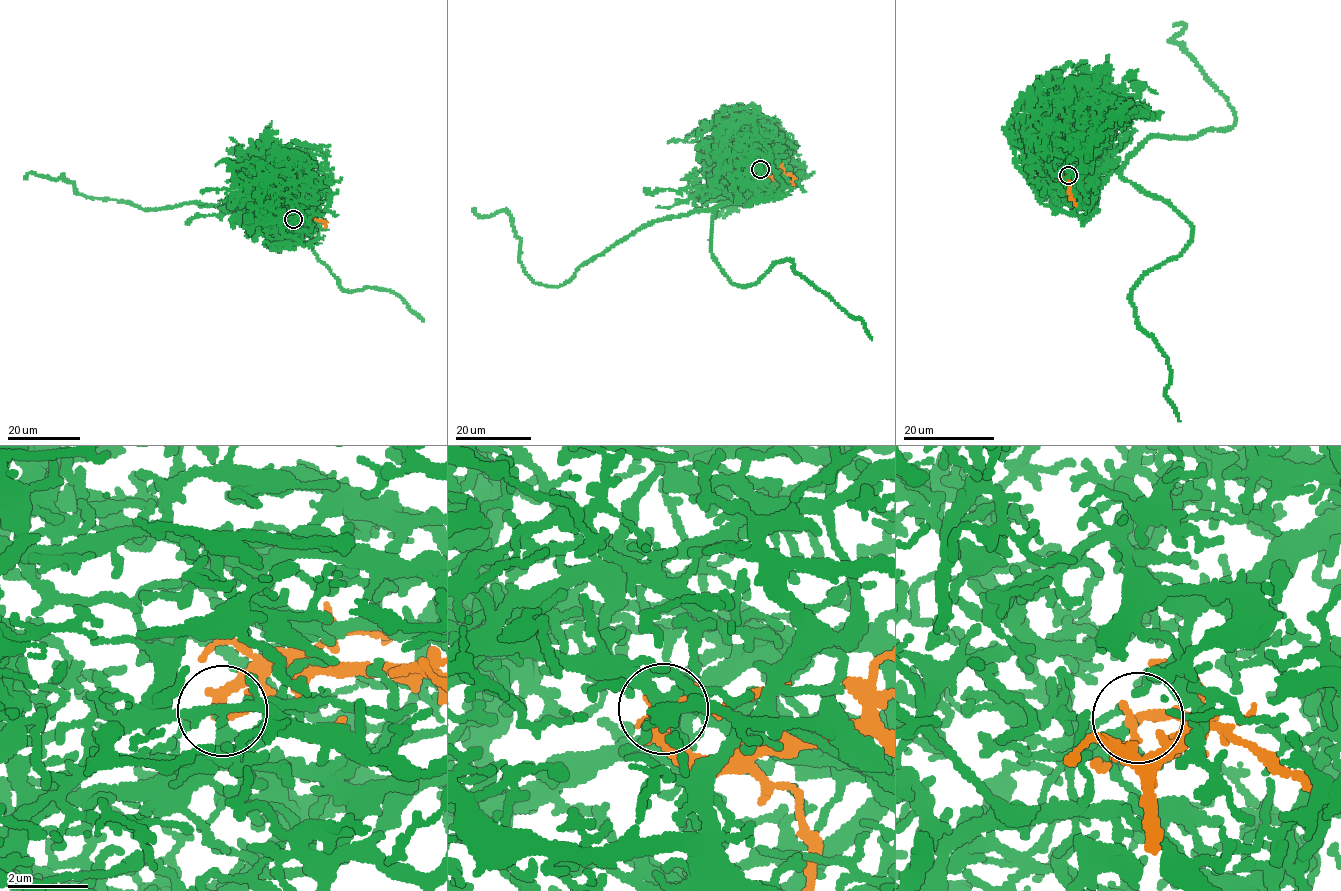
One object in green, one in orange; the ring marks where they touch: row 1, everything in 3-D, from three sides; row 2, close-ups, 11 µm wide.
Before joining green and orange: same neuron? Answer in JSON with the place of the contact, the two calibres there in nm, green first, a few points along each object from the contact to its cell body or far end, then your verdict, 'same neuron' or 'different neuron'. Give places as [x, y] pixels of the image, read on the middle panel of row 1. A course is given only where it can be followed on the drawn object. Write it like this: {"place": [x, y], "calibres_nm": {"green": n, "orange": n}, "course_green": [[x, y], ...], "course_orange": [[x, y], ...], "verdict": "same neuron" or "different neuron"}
{"place": [760, 169], "calibres_nm": {"green": 220, "orange": 240}, "course_green": [[760, 169], [775, 196], [652, 221], [555, 286], [533, 282], [504, 211], [479, 215], [472, 209]], "course_orange": [[760, 169], [765, 175], [791, 175], [795, 184]], "verdict": "same neuron"}

